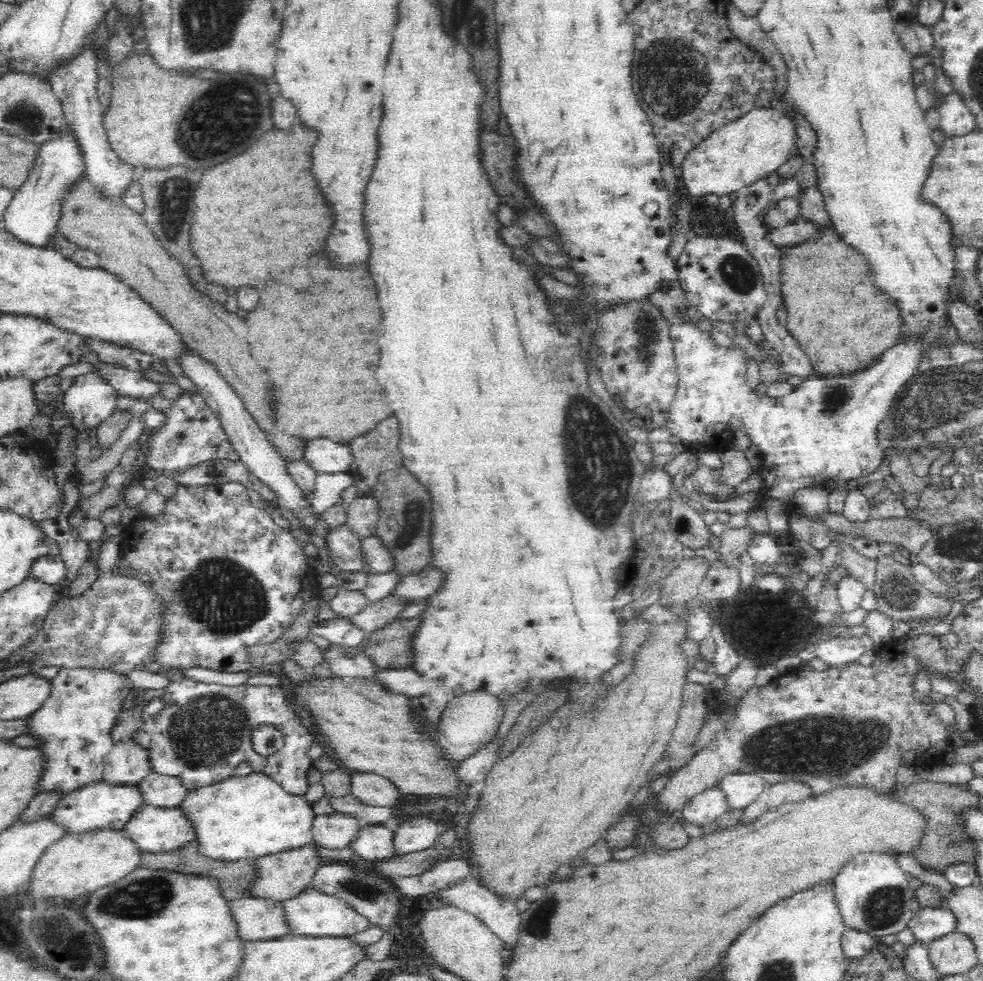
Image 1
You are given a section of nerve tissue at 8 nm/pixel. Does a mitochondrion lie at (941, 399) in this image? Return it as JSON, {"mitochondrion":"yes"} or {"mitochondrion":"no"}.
{"mitochondrion":"yes"}

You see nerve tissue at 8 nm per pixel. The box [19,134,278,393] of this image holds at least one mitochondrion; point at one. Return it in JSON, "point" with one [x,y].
{"point":[174,199]}

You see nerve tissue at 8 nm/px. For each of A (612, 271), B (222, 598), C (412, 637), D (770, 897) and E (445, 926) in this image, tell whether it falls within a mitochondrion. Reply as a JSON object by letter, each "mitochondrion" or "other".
{"A":"other","B":"mitochondrion","C":"other","D":"other","E":"other"}

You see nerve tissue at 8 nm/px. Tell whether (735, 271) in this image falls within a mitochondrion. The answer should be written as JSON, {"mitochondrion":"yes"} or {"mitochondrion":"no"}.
{"mitochondrion":"yes"}

